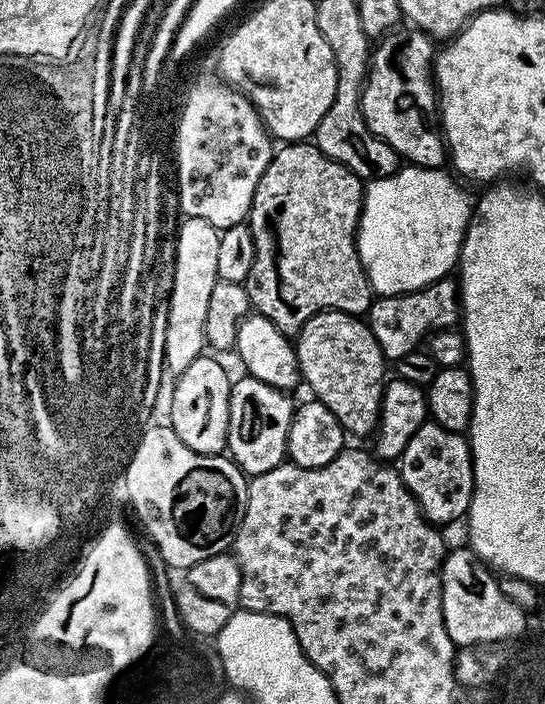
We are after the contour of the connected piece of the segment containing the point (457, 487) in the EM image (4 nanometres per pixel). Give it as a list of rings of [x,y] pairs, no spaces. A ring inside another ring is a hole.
[[[425,422],[406,442],[406,450],[398,457],[398,471],[402,482],[414,494],[424,511],[424,517],[432,524],[445,526],[456,519],[467,517],[468,507],[474,494],[474,466],[472,446],[467,435],[451,432],[442,426]]]

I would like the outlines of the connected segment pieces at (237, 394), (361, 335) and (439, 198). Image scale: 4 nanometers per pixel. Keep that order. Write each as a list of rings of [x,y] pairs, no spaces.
[[[245,376],[240,382],[232,385],[230,402],[228,403],[228,446],[227,455],[240,467],[241,472],[249,477],[266,474],[266,470],[274,470],[285,463],[288,450],[288,431],[294,411],[294,400],[287,391],[270,386],[253,376]]]
[[[319,312],[300,327],[294,347],[303,383],[312,391],[309,393],[338,418],[349,437],[371,437],[380,423],[386,361],[367,323],[349,312]]]
[[[401,166],[392,176],[380,176],[376,180],[367,181],[364,190],[364,202],[360,206],[360,225],[356,228],[356,249],[358,250],[358,258],[364,267],[364,273],[368,275],[368,284],[372,287],[376,296],[402,296],[405,292],[416,292],[420,288],[424,288],[428,284],[434,283],[436,280],[445,279],[449,275],[448,272],[457,267],[460,258],[460,247],[464,241],[464,235],[468,229],[468,223],[472,221],[472,210],[474,207],[474,196],[471,196],[465,185],[461,183],[455,175],[449,174],[447,171],[439,168],[418,168],[415,166]]]

